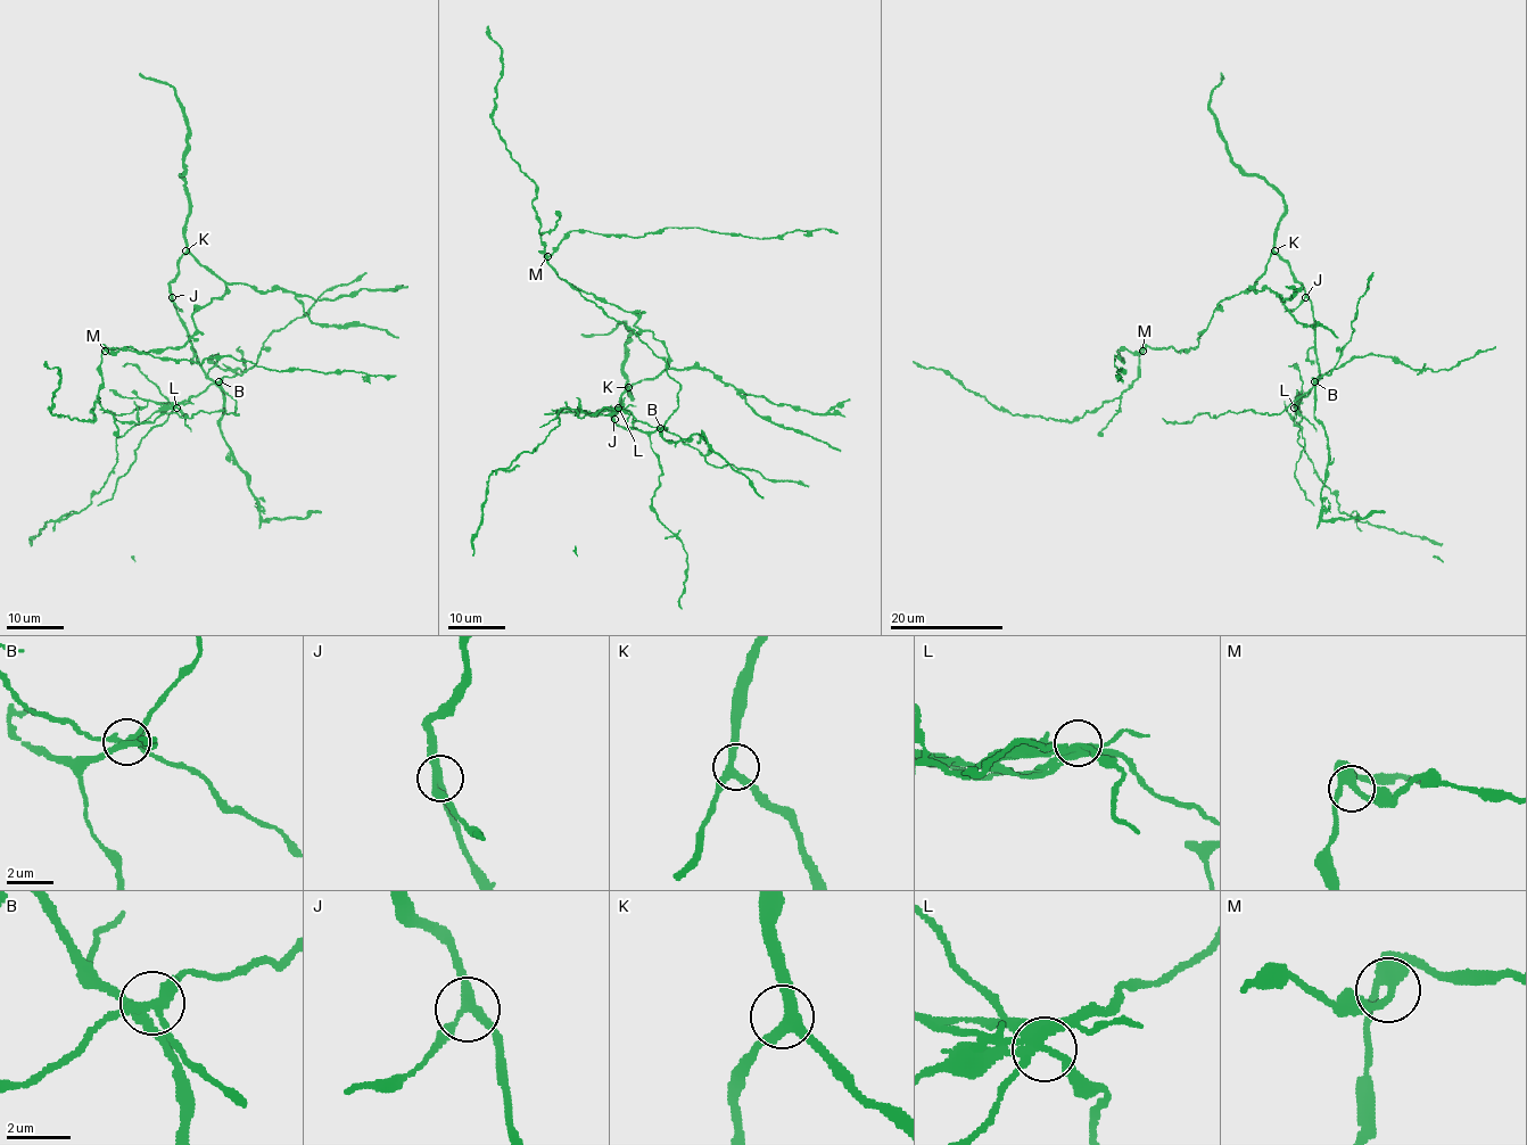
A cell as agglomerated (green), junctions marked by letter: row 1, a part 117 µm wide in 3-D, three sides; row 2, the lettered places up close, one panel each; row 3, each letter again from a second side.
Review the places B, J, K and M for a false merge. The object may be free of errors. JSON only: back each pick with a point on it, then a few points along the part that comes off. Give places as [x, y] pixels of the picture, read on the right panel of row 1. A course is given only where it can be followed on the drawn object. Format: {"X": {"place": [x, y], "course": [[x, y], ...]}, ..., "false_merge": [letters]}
{"B": {"place": [1314, 381]}, "false_merge": ["B"]}

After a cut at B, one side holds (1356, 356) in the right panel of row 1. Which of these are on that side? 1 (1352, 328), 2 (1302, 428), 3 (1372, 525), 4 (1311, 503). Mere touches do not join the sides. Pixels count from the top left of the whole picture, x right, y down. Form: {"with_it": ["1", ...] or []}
{"with_it": []}

